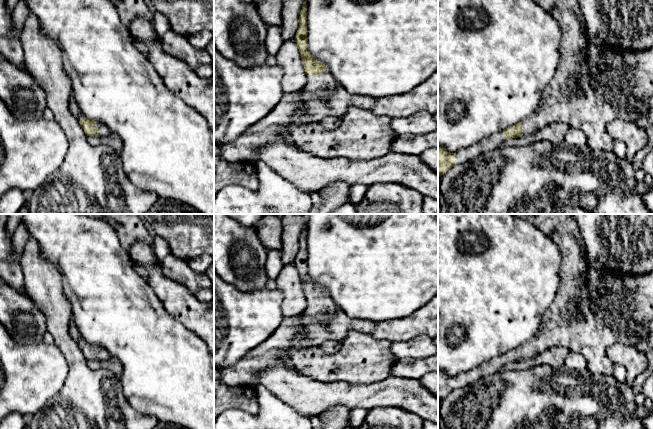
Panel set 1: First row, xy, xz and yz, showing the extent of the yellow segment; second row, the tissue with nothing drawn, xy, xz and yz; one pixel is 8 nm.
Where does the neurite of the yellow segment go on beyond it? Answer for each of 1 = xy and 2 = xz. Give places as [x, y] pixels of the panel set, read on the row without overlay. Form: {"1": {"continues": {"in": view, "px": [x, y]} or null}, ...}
{"1": {"continues": {"in": "xy", "px": [73, 330]}}, "2": {"continues": {"in": "xz", "px": [324, 309]}}}

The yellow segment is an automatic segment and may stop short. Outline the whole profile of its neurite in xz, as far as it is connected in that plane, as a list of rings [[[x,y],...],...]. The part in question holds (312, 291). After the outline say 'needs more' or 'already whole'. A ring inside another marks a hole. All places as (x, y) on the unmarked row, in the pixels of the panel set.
[[[307,220],[299,240],[299,252],[295,259],[295,266],[301,278],[301,284],[307,299],[307,307],[301,313],[304,318],[328,321],[334,318],[337,306],[327,290],[314,283],[308,271],[307,255]]]; needs more

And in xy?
[[[72,318],[70,326],[69,326],[69,333],[71,337],[77,342],[81,351],[83,352],[85,358],[87,360],[95,360],[95,361],[106,361],[110,359],[109,352],[101,346],[94,345],[85,341],[82,336],[80,335],[75,320]]]; needs more

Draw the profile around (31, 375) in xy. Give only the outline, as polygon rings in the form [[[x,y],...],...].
[[[0,323],[0,422],[11,413],[39,412],[62,388],[68,372],[67,361],[54,344],[18,344]]]

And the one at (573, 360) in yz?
[[[569,350],[565,358],[564,367],[574,370],[587,370],[587,362],[581,354]]]

